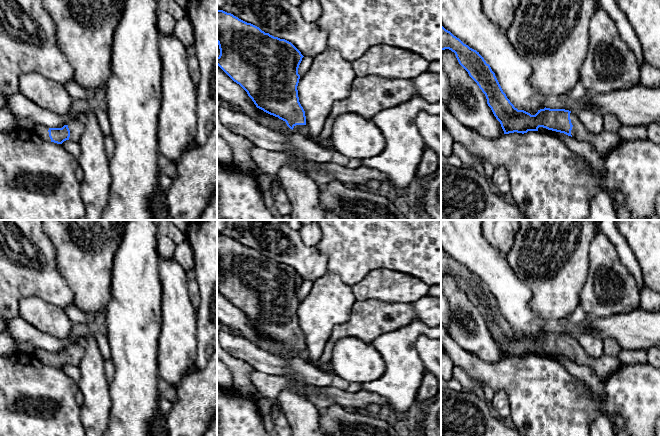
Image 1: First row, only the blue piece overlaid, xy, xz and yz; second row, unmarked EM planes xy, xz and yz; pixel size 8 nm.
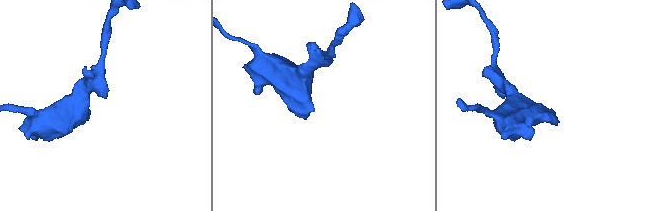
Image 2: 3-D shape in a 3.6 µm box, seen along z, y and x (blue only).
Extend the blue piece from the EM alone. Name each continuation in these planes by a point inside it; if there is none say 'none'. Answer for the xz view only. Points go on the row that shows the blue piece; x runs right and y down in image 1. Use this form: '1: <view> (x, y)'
1: xz (298, 128)

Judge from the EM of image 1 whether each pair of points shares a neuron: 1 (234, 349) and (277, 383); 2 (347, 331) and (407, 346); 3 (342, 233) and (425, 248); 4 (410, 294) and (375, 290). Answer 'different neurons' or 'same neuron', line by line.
1: different neurons
2: different neurons
3: same neuron
4: same neuron

